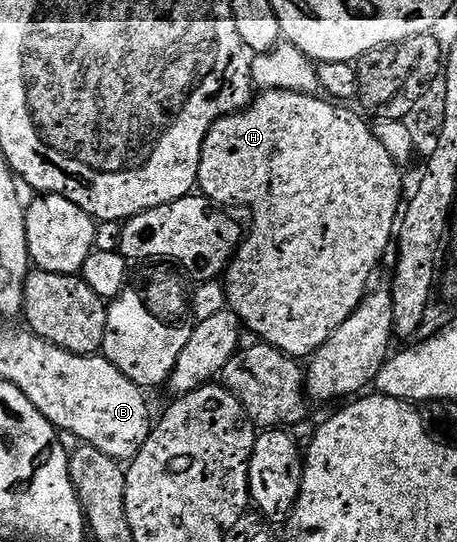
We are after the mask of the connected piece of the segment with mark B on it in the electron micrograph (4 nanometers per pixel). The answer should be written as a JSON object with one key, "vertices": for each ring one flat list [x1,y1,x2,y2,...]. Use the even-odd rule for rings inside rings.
{"vertices":[[73,354,64,358,64,362,68,362,68,373,55,372,52,378,44,378,40,370,28,370,20,382,36,394,36,406,51,420,57,431,62,432,64,427,72,426,72,431,76,430,73,439,84,434,81,443,92,438,89,447,94,442,100,442,100,446,104,446,100,453,112,450,109,458,124,464,131,463,154,432,154,417,148,408,149,395,105,357]]}

